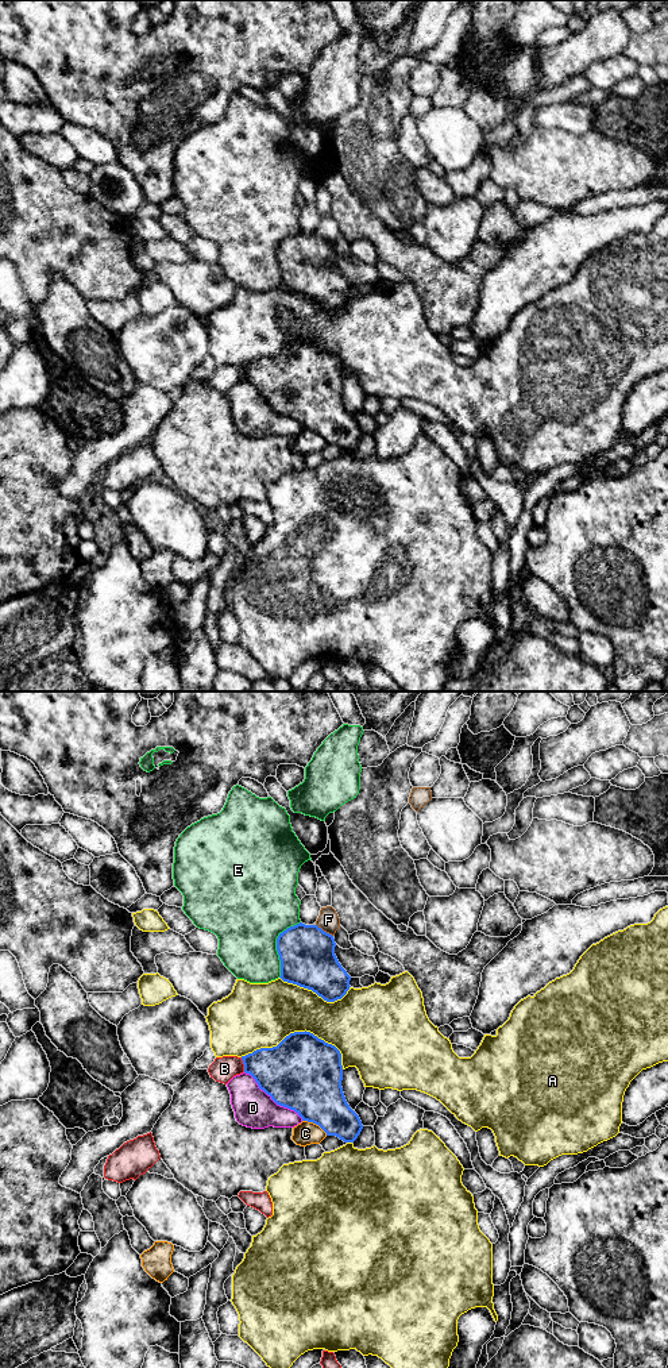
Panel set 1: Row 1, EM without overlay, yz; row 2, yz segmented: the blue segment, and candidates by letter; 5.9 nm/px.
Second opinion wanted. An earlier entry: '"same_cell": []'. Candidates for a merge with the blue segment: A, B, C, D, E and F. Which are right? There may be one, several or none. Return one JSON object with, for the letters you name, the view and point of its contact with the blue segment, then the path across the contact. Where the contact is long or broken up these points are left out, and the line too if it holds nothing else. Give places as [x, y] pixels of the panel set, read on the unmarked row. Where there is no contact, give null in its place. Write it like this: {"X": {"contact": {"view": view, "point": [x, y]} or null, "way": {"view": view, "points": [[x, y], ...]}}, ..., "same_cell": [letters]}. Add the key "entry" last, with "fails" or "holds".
{"B": {"contact": {"view": "yz", "point": [243, 372]}}, "same_cell": ["B"], "entry": "fails"}

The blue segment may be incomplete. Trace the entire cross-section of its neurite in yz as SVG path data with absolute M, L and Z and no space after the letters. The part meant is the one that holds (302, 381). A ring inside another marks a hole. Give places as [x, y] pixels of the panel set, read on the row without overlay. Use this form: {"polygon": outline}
{"polygon": "M294 340L277 355L260 357L242 365L244 381L250 382L259 397L283 416L294 419L302 429L318 433L327 444L336 444L344 451L354 451L363 433L359 424L345 409L341 389L341 362L310 340Z"}

